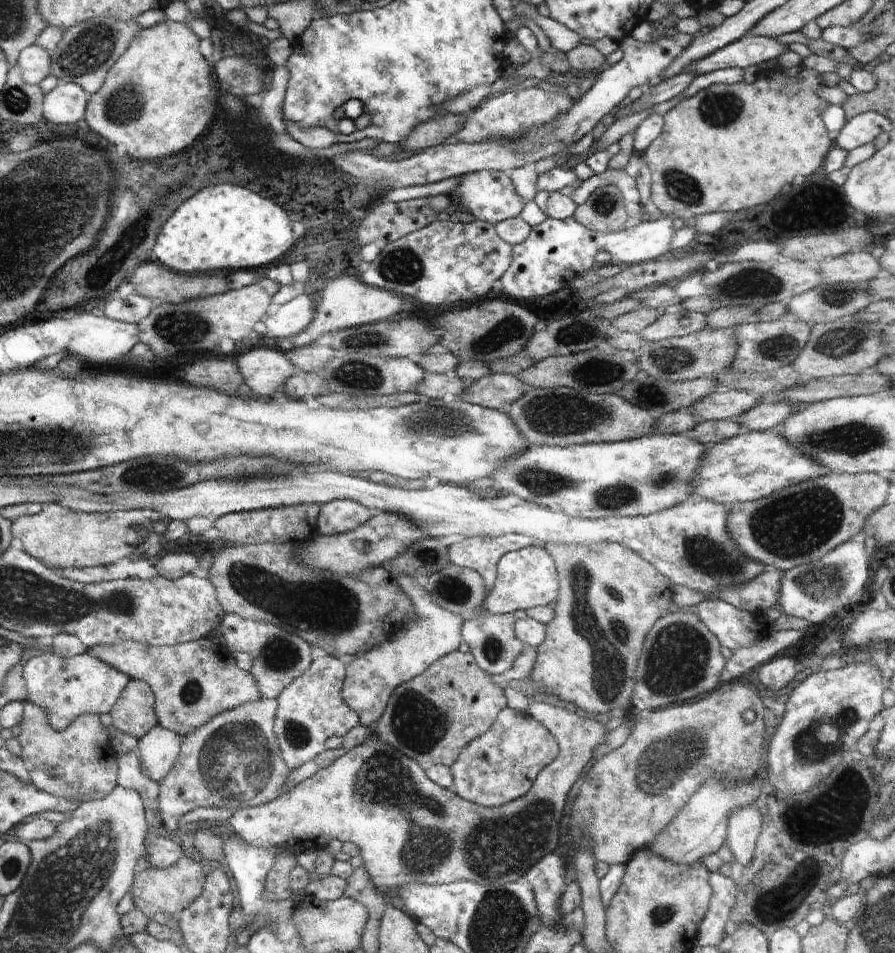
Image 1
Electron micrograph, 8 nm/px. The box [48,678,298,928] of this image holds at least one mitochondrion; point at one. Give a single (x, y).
(237, 763)

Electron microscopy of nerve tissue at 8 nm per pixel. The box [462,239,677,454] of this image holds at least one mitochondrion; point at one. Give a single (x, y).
(560, 413)

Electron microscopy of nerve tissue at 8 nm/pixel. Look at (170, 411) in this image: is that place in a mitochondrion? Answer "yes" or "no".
no

